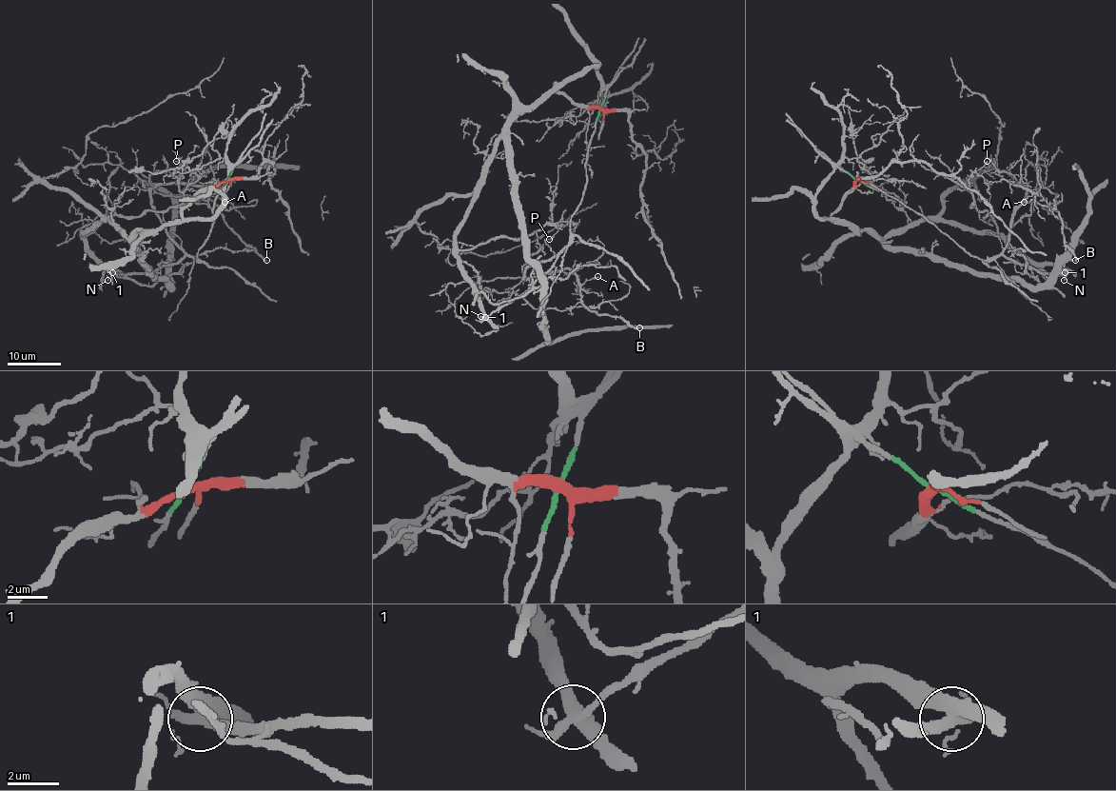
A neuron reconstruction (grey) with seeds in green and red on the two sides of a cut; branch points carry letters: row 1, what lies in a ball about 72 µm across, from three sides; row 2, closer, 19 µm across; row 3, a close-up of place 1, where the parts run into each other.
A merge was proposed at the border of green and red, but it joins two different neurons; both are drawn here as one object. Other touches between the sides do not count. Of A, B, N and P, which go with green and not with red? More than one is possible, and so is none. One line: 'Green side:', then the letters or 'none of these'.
Green side: A, B, N

